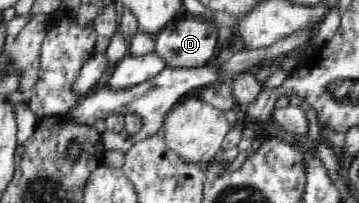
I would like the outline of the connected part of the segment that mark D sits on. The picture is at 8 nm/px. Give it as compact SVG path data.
M173 21L155 35L155 51L168 68L205 67L215 60L218 29L207 22Z

